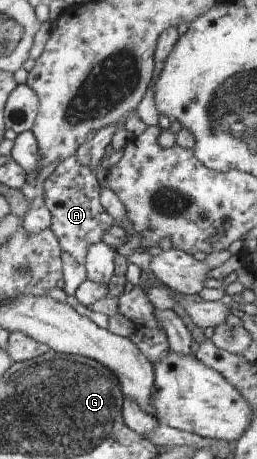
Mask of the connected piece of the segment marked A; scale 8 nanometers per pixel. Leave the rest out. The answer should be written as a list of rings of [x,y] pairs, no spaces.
[[[76,155],[63,160],[44,182],[44,201],[52,213],[52,232],[63,248],[63,290],[67,297],[75,296],[76,290],[86,282],[86,256],[92,244],[100,242],[107,230],[115,224],[112,216],[100,202],[102,186],[95,171],[80,164]]]

